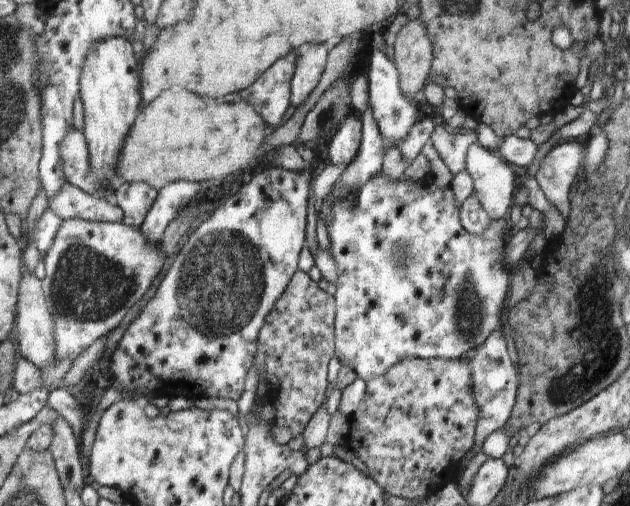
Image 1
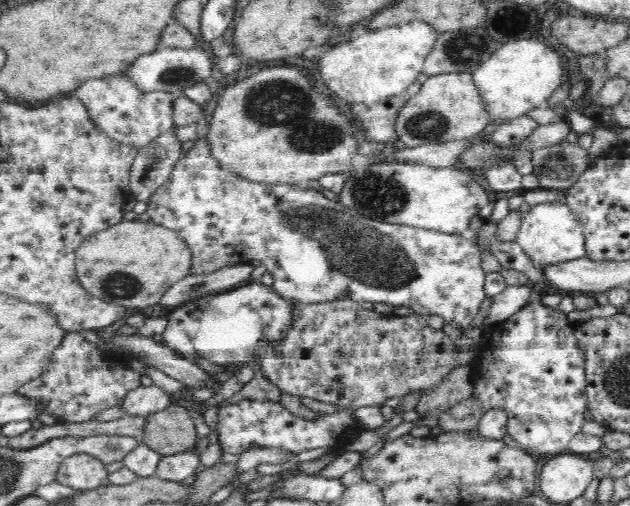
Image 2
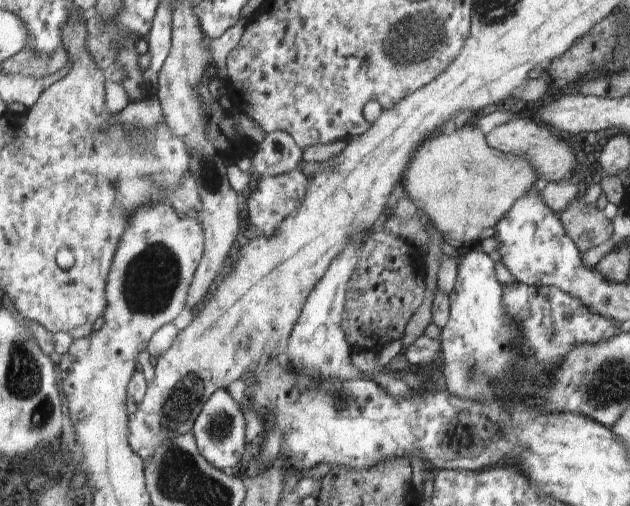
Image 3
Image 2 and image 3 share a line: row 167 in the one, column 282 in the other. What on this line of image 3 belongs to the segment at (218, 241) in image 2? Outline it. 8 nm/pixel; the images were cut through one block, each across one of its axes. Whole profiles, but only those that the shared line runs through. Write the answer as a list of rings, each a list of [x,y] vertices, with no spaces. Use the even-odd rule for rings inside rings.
[[[296,168],[291,172],[276,177],[262,177],[258,180],[256,190],[250,194],[247,200],[243,201],[243,207],[248,212],[250,222],[256,226],[258,234],[272,235],[284,224],[284,221],[291,218],[292,215],[303,206],[304,200],[310,186],[309,176],[304,174],[302,168]]]

